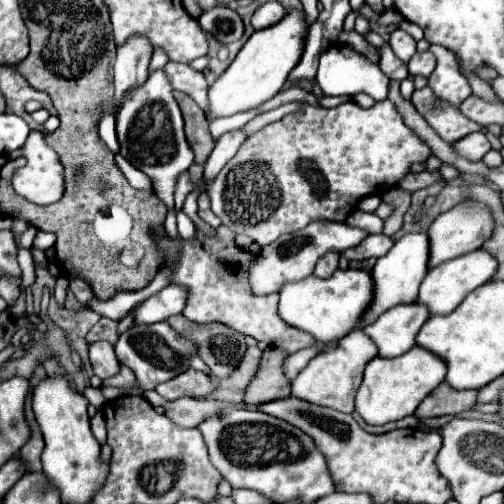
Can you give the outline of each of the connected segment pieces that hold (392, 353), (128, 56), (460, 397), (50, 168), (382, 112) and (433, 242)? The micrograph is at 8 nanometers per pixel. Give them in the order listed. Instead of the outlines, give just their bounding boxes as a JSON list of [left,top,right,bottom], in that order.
[[364,303,430,357],[114,35,152,109],[416,381,478,417],[12,131,64,205],[204,99,432,247],[428,201,494,267]]

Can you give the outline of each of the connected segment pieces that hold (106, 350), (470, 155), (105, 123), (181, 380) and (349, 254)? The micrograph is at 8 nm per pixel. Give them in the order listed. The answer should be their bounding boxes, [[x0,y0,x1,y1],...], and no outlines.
[[90,341,120,379],[454,131,492,161],[100,113,118,153],[156,369,216,401],[342,235,394,261]]

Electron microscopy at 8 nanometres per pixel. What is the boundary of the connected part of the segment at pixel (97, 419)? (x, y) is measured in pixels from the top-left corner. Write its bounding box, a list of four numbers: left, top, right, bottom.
[90,411,107,445]

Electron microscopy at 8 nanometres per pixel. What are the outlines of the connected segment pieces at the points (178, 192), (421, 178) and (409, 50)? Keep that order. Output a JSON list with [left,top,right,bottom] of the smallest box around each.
[[174,171,194,209],[400,171,442,191],[390,29,416,63]]

